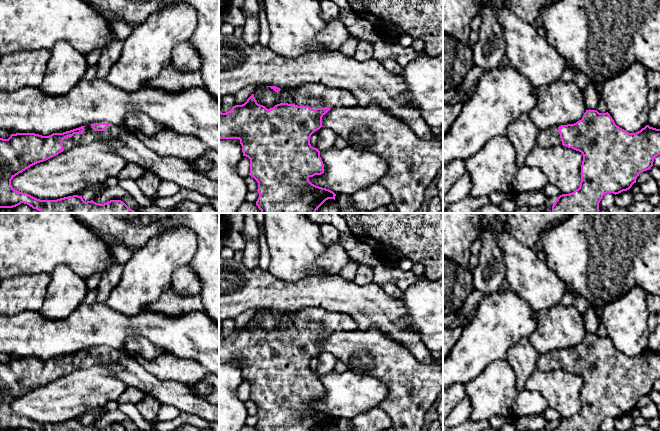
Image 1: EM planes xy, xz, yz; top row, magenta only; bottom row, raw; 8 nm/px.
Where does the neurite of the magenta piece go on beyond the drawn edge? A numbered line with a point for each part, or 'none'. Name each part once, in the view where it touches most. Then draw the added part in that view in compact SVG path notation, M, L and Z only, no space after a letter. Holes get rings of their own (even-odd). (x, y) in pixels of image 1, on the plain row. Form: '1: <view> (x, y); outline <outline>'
1: xz (315, 320); outline M304 308L283 313L283 323L288 328L317 332L360 330L355 319L345 313L321 308Z

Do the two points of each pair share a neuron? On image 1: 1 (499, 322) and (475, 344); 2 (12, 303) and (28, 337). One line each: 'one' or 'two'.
1: one
2: two

